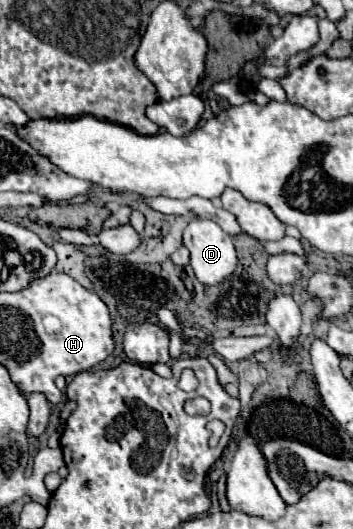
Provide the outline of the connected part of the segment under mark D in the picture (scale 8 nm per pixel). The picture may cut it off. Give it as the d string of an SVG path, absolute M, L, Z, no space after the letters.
M197 218L183 230L183 244L191 252L191 266L199 282L219 284L237 266L233 238L213 220Z

